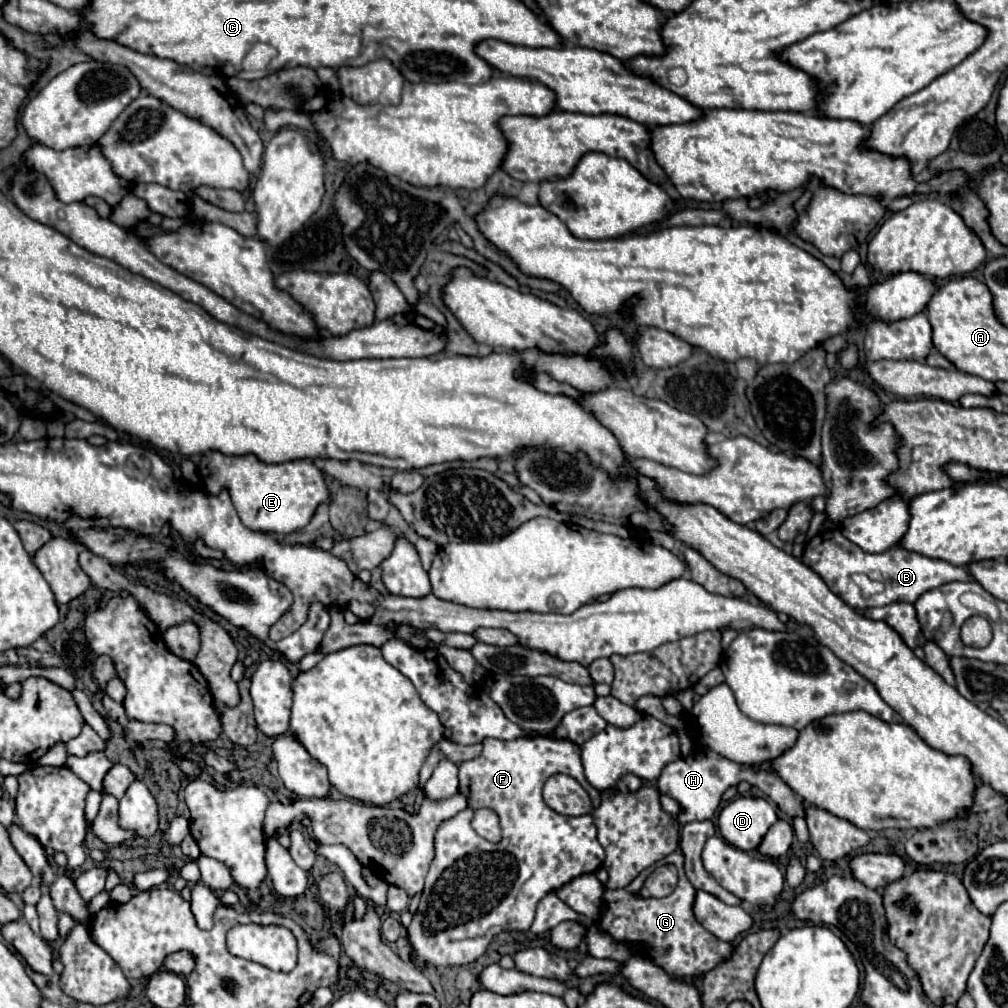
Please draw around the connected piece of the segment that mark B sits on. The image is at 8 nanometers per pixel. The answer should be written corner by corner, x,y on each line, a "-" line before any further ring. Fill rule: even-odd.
821,529
805,547
803,553
803,563
809,565
813,571
817,571
825,583
837,593
841,595
851,607
855,609
871,609
871,607
879,607
879,605
887,605
893,601
907,601
907,603
915,603
923,593
941,587
945,583
951,581
973,581
971,573
967,567
955,567
947,561
941,559
929,559
925,555
919,553
909,553
901,547
891,547
883,553
863,553
857,545
853,545
851,541
847,541
839,529
-
855,573
863,573
873,581
881,581
885,585
885,591
873,597
863,597
859,587
855,585
855,581
851,579
851,575

